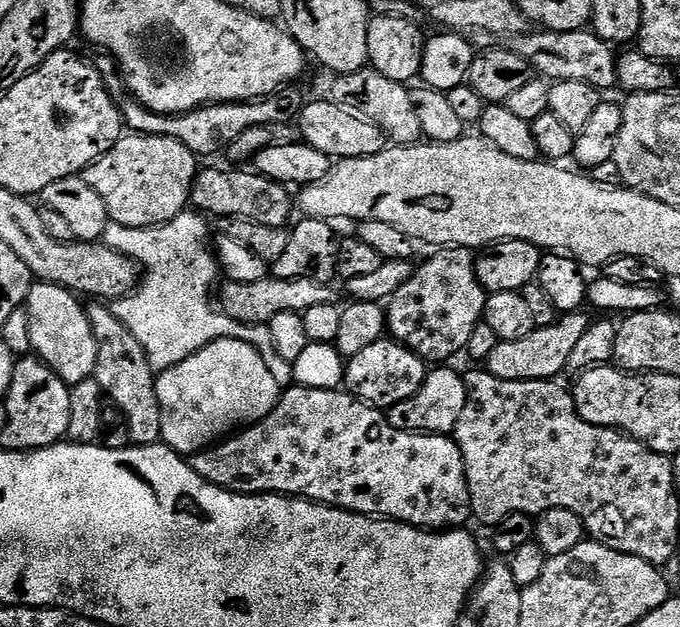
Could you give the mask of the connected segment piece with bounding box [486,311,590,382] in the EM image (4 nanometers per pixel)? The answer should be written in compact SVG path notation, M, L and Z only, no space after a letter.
M583 311L569 312L561 315L555 324L545 328L535 327L526 338L502 340L494 348L494 354L486 361L486 370L494 374L494 378L502 378L510 382L519 380L556 380L559 372L563 373L570 362L570 354L574 345L586 334L590 323Z

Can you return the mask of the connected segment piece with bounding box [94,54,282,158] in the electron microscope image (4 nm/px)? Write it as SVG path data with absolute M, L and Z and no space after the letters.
M100 54L94 60L101 78L104 80L104 89L110 94L114 106L118 106L120 116L124 120L125 129L137 136L165 136L174 138L186 146L197 158L204 156L216 156L223 153L246 130L263 124L281 123L282 116L278 113L268 113L267 103L241 102L239 104L207 104L205 108L196 108L193 112L184 112L180 116L163 116L154 110L150 110L126 86L124 75L120 72L115 60L107 54Z

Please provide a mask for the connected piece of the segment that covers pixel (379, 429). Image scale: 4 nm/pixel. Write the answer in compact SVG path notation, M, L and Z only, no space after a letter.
M292 386L287 389L281 395L280 400L274 406L274 410L265 420L260 420L256 424L247 425L243 430L237 431L235 434L229 435L227 438L219 441L215 446L211 448L205 448L204 451L195 453L190 460L192 469L199 474L202 478L206 478L206 482L210 482L214 486L219 488L225 488L227 492L242 492L245 496L259 496L261 494L275 494L277 496L294 496L297 498L303 498L306 500L314 500L318 504L329 504L331 508L345 508L348 512L357 512L363 516L375 516L381 520L397 520L403 524L409 524L415 528L423 528L425 530L460 530L465 527L464 524L467 520L473 519L472 503L470 502L470 490L468 489L468 483L466 482L466 474L464 473L464 459L460 453L460 448L457 446L455 439L448 436L426 436L419 432L403 432L398 430L394 426L390 426L387 415L379 408L373 408L371 404L363 404L361 400L357 400L355 396L348 395L344 390L322 390L321 388L301 388L299 386Z

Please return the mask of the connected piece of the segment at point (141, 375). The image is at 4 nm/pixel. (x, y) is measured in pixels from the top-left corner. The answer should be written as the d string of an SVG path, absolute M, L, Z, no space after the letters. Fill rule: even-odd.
M92 302L87 305L90 326L98 342L98 362L95 379L102 386L105 397L116 403L116 408L128 419L128 436L133 445L159 444L162 440L162 410L158 406L157 373L146 358L146 350L138 346L138 338L126 330L107 303Z

